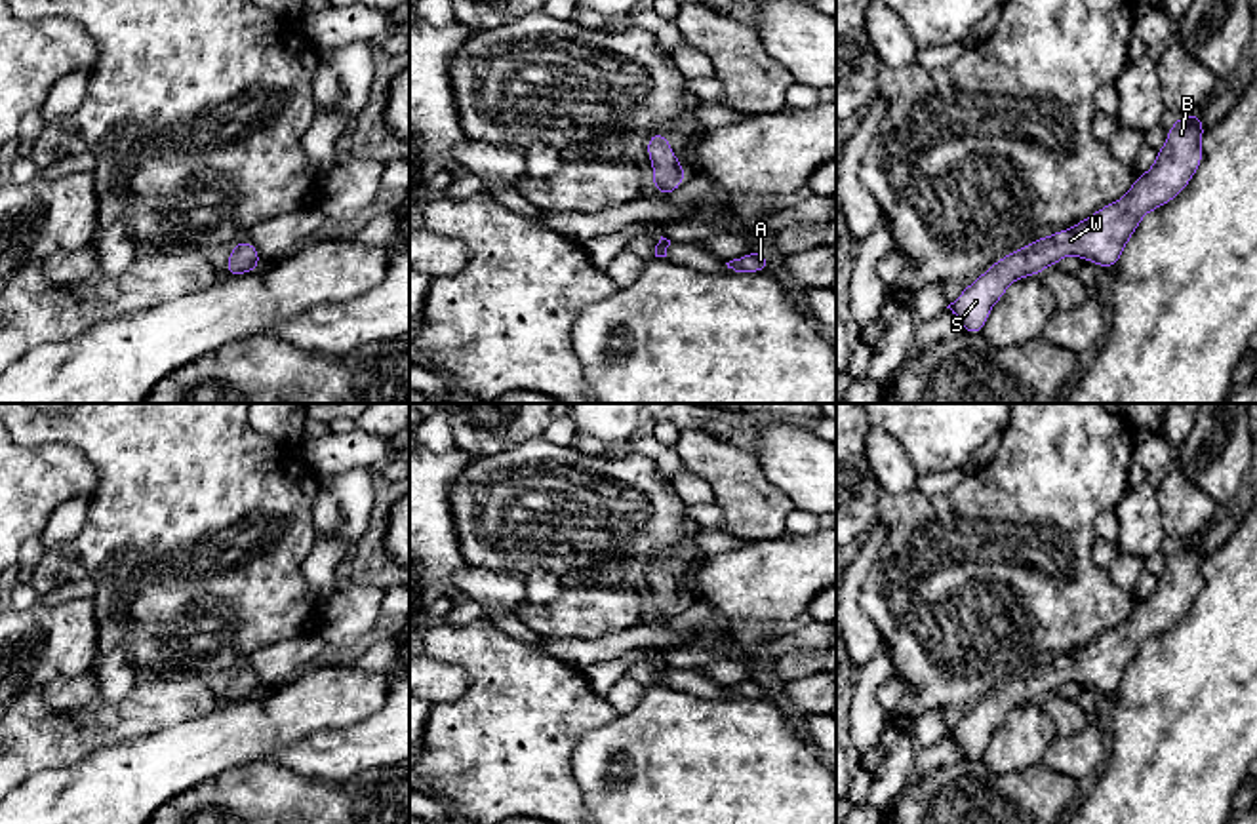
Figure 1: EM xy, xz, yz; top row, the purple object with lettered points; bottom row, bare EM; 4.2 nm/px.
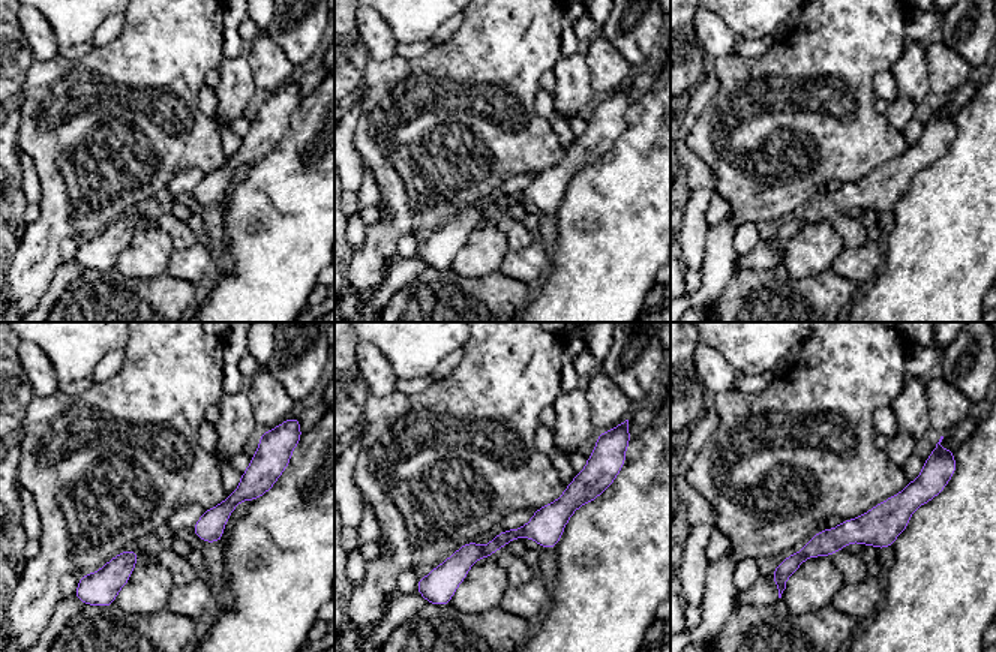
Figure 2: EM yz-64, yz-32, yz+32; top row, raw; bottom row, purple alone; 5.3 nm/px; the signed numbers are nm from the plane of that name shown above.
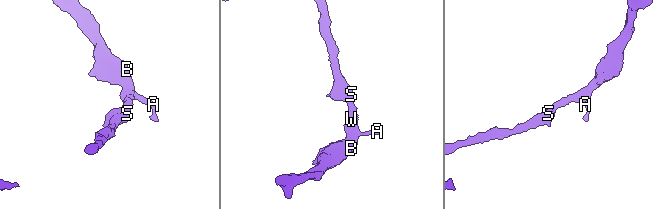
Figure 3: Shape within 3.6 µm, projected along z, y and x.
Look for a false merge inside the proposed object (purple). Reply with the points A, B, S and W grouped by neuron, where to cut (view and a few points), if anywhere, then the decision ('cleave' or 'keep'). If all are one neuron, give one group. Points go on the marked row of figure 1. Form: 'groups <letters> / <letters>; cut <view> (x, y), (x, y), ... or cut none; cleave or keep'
groups A B S W; cut none; keep

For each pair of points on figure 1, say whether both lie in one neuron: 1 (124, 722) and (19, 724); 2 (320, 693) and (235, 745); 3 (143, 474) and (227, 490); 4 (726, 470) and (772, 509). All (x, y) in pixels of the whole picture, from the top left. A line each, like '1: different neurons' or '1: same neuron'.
1: same neuron
2: same neuron
3: same neuron
4: same neuron

